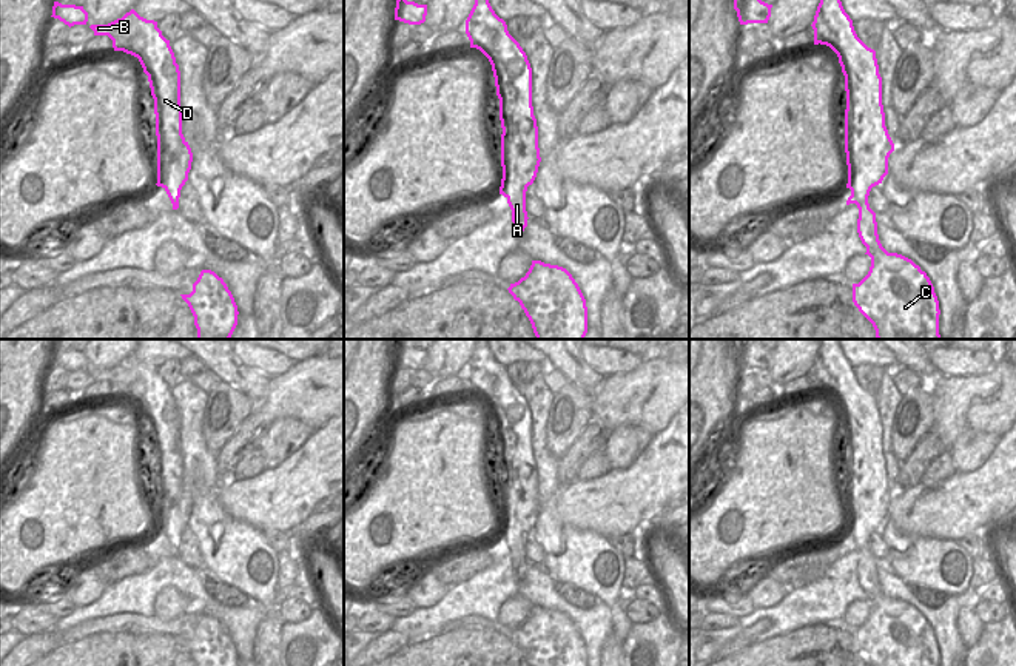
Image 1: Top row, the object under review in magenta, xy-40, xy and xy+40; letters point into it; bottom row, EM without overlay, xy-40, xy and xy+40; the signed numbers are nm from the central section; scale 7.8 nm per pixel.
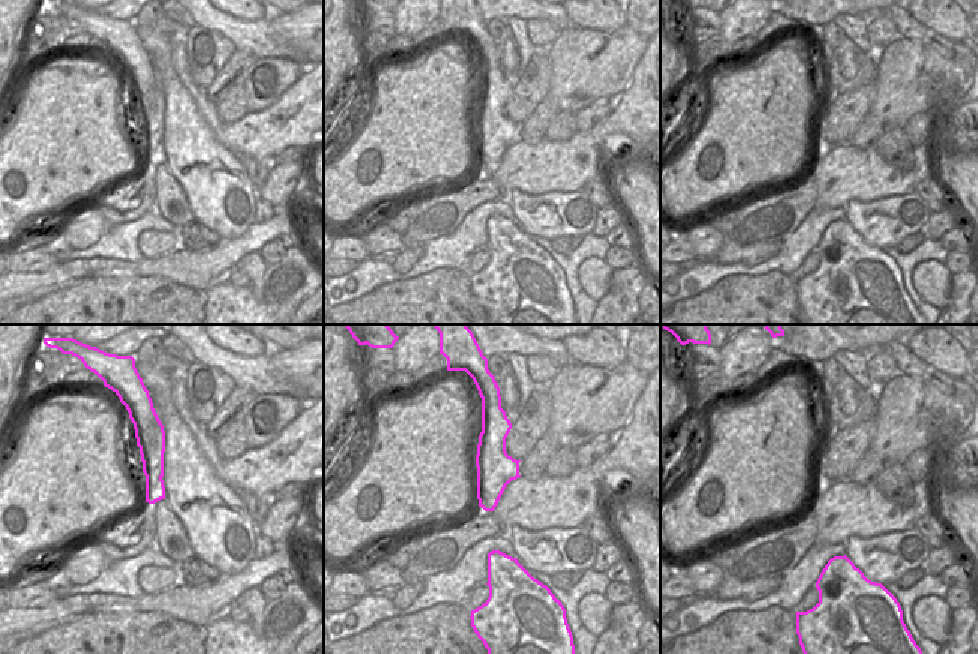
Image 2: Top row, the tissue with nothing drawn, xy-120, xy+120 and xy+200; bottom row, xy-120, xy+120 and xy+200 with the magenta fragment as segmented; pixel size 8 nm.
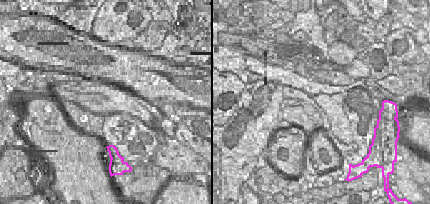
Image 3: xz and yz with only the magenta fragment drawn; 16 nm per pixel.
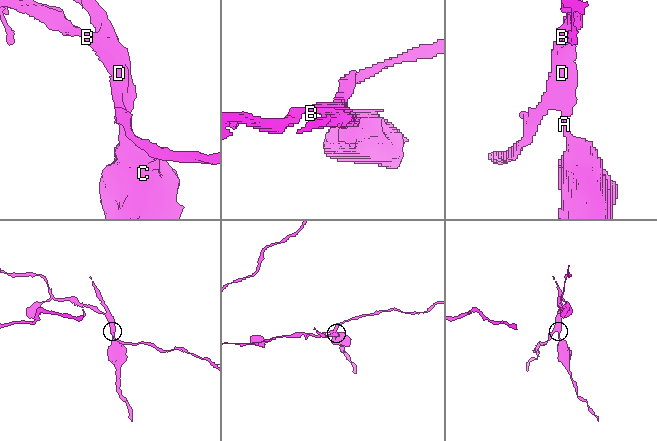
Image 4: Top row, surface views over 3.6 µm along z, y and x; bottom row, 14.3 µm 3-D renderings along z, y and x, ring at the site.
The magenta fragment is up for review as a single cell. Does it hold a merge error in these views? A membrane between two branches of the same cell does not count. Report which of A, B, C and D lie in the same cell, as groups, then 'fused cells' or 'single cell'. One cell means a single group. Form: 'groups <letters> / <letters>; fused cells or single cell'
groups A C / B D; fused cells

